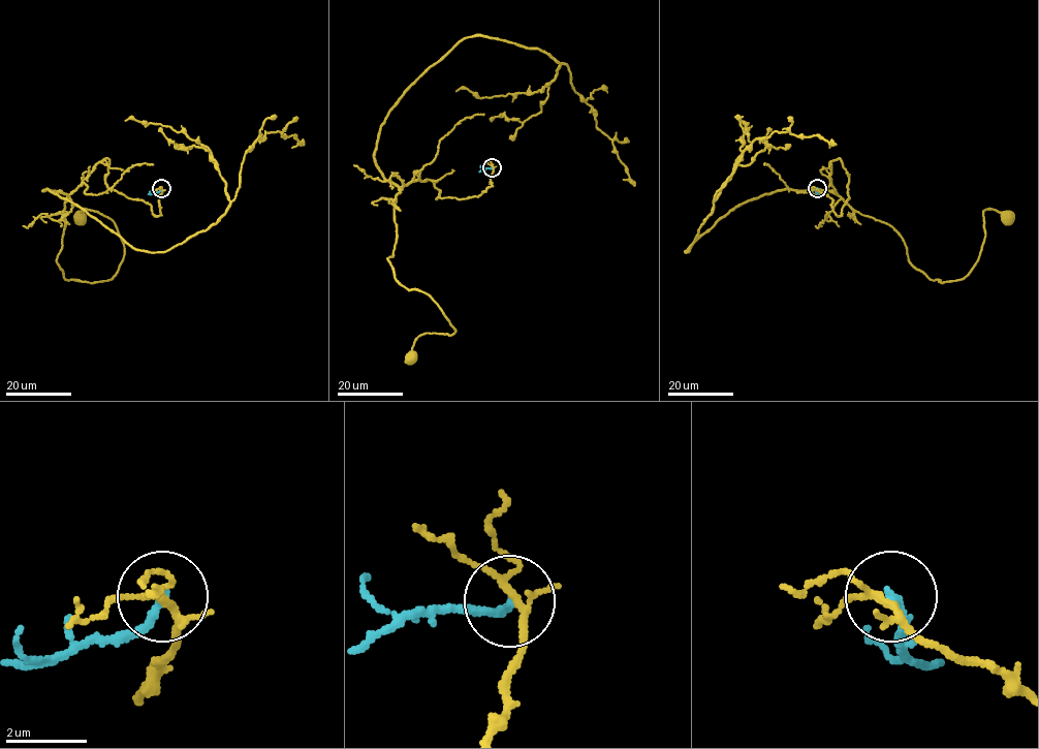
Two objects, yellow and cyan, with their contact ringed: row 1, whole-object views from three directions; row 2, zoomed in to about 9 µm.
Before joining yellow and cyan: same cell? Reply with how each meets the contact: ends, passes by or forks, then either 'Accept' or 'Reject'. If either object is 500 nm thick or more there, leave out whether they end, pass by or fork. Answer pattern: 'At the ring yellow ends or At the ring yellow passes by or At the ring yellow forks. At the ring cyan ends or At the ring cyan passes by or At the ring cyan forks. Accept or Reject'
At the ring yellow forks. At the ring cyan ends. Reject

